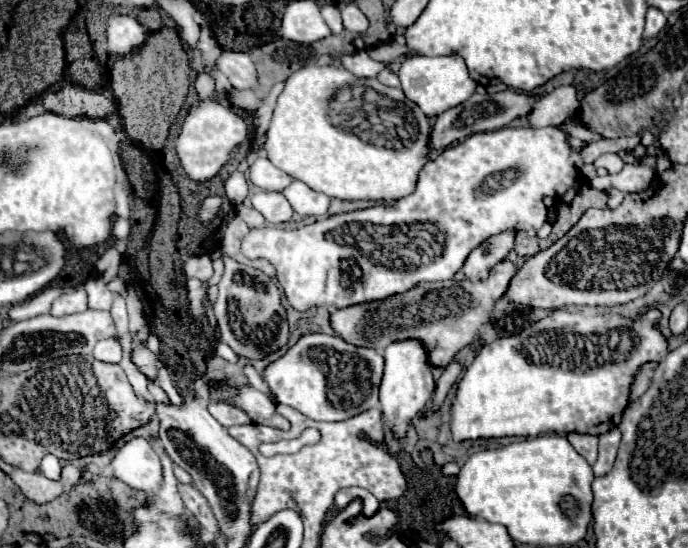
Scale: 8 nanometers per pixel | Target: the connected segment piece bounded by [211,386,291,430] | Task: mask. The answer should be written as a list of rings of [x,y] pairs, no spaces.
[[[229,386],[211,388],[211,396],[215,400],[221,400],[221,398],[233,400],[237,406],[241,406],[249,414],[249,418],[255,424],[267,424],[267,426],[275,426],[275,428],[283,428],[283,430],[291,428],[291,424],[275,412],[275,404],[263,392],[259,392],[251,386],[243,386],[239,390],[233,390]]]

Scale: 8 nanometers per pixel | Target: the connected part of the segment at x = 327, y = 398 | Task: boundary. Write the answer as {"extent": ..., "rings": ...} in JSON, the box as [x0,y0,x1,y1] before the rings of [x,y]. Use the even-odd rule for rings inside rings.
{"extent":[263,334,383,422],"rings":[[[307,334],[287,350],[283,358],[269,364],[263,378],[279,404],[293,406],[311,420],[339,422],[379,406],[379,384],[383,376],[383,354],[375,348],[347,344],[339,336]]]}

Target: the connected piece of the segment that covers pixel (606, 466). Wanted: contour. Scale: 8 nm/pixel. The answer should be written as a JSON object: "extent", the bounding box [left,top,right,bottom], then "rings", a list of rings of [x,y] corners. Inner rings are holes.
{"extent":[593,428,621,476],"rings":[[[617,428],[599,436],[599,458],[593,466],[595,476],[605,476],[613,468],[619,442],[621,442],[621,432]]]}

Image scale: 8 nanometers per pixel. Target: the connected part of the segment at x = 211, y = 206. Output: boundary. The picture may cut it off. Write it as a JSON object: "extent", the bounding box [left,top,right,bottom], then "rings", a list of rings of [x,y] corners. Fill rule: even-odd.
{"extent":[199,196,221,222],"rings":[[[209,196],[209,198],[205,198],[203,204],[201,204],[201,210],[199,210],[199,218],[201,218],[203,222],[213,220],[215,214],[217,214],[217,210],[219,210],[219,206],[221,206],[221,198],[219,198],[219,196]]]}

